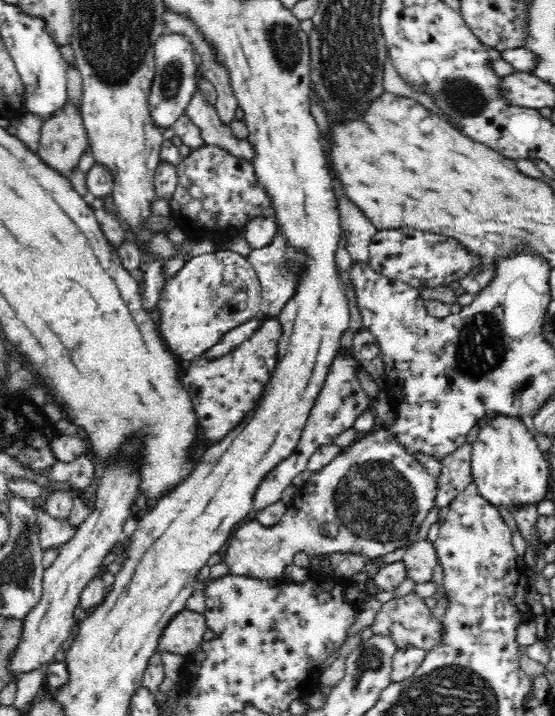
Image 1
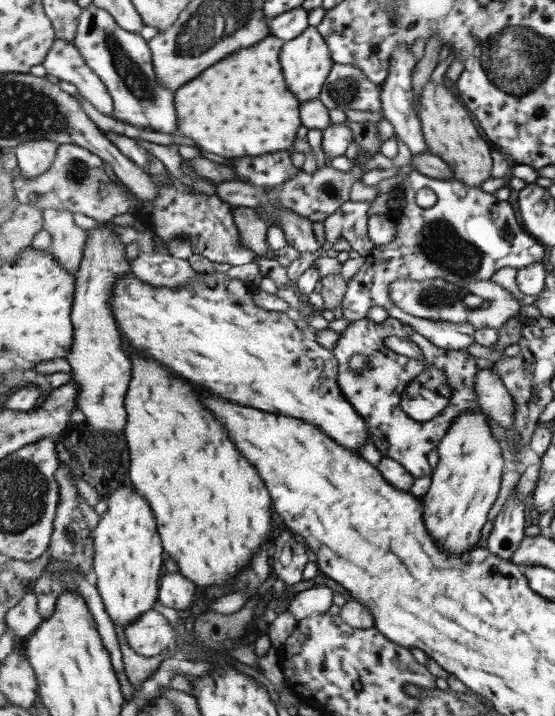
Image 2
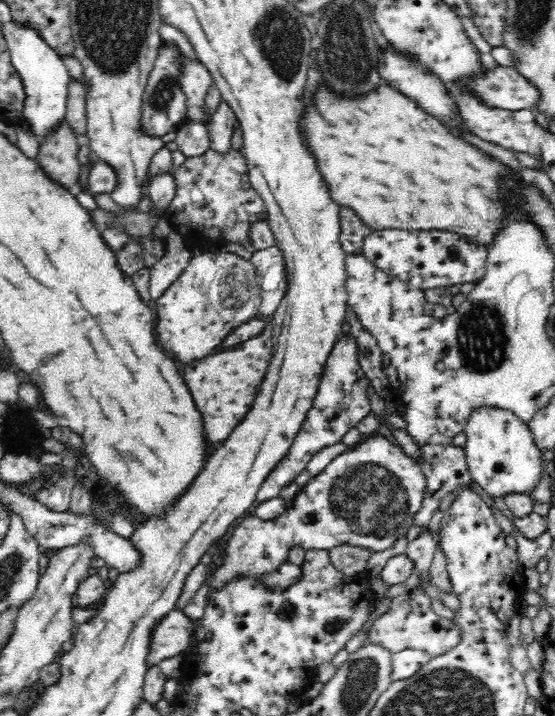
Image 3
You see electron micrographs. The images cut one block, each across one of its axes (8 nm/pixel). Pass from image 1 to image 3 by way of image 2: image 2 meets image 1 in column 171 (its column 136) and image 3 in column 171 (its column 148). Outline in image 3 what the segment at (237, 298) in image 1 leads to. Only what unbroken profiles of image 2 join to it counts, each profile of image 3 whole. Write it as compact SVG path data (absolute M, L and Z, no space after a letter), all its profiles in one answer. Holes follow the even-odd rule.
M232 251L229 252L208 252L208 254L200 254L200 256L194 256L190 258L188 266L184 268L184 271L180 274L180 277L177 280L174 280L170 286L164 291L164 294L161 294L157 299L152 301L152 306L156 316L156 332L160 336L160 342L164 344L164 348L168 348L168 352L172 352L172 356L180 362L190 362L190 360L198 360L198 358L204 358L208 354L214 354L214 348L240 324L240 322L245 323L250 319L254 319L254 316L259 312L261 305L261 290L260 285L258 284L255 267L252 265L252 262L236 256Z

